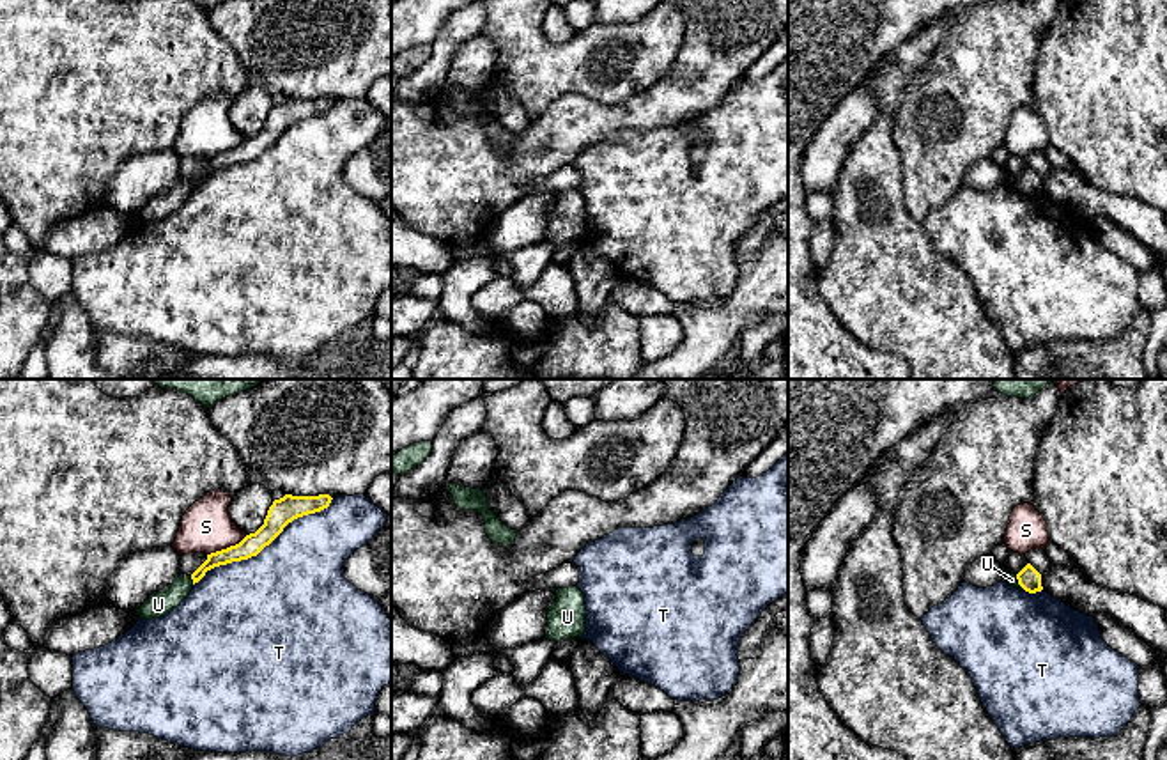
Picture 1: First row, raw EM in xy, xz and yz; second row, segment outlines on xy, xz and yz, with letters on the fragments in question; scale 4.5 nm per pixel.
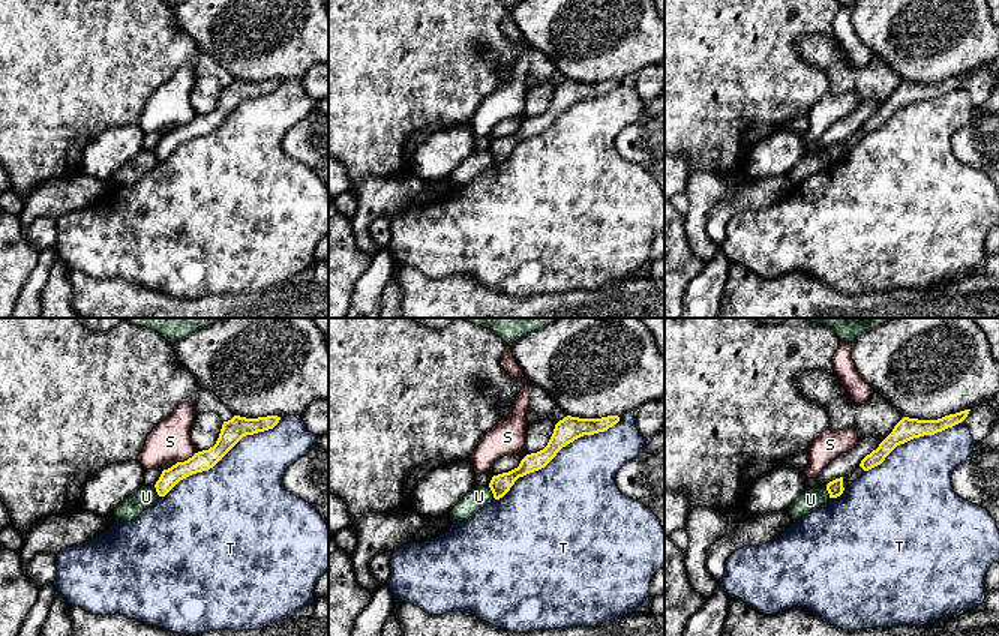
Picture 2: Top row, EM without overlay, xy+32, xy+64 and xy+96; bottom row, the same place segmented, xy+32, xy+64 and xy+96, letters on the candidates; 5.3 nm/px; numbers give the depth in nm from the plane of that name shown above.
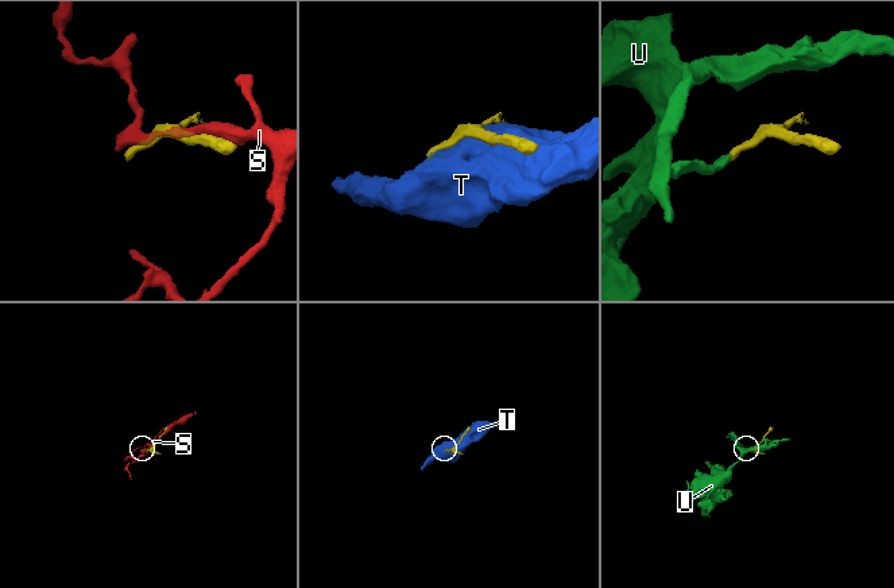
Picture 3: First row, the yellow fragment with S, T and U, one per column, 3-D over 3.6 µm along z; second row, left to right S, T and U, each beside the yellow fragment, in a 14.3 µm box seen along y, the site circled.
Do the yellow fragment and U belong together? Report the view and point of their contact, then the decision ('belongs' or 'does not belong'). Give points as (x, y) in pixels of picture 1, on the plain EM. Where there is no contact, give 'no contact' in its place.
contact xy (192, 181); does not belong

